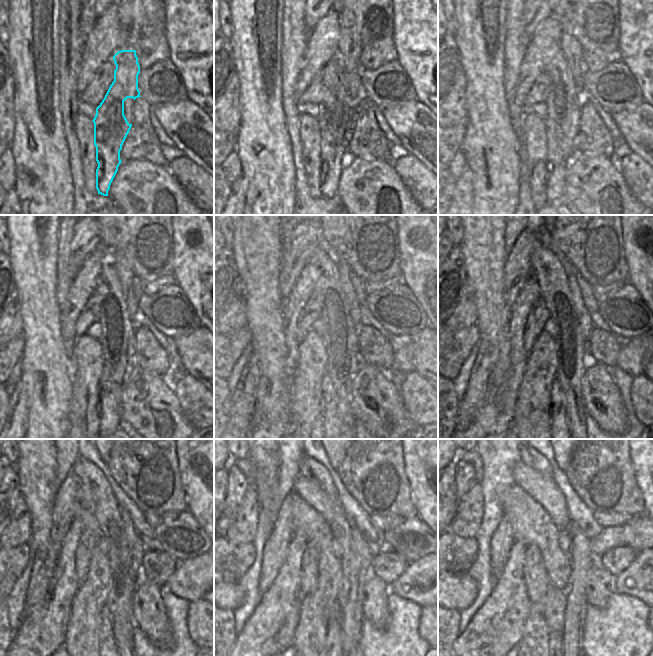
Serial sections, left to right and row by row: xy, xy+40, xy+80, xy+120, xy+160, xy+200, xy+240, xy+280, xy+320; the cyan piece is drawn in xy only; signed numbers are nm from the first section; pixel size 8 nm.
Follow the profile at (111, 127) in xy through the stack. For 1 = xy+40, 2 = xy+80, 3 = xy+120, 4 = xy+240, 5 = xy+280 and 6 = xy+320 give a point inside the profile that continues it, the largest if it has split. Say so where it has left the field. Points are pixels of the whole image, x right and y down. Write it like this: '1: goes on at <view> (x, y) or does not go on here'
1: goes on at xy+40 (333, 154)
2: goes on at xy+80 (556, 179)
3: goes on at xy+120 (108, 403)
4: goes on at xy+240 (107, 638)
5: goes on at xy+280 (333, 626)
6: goes on at xy+320 (555, 638)

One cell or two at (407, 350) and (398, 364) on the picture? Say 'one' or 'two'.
one

